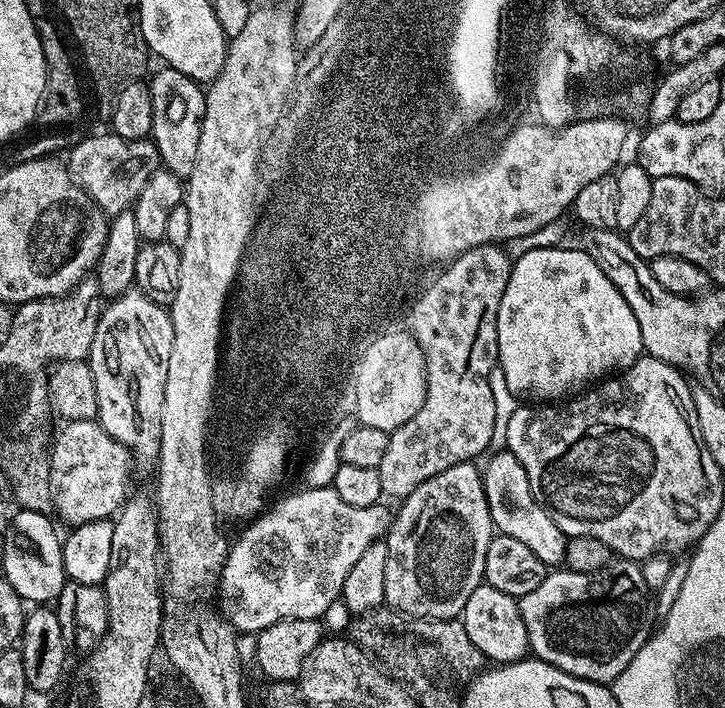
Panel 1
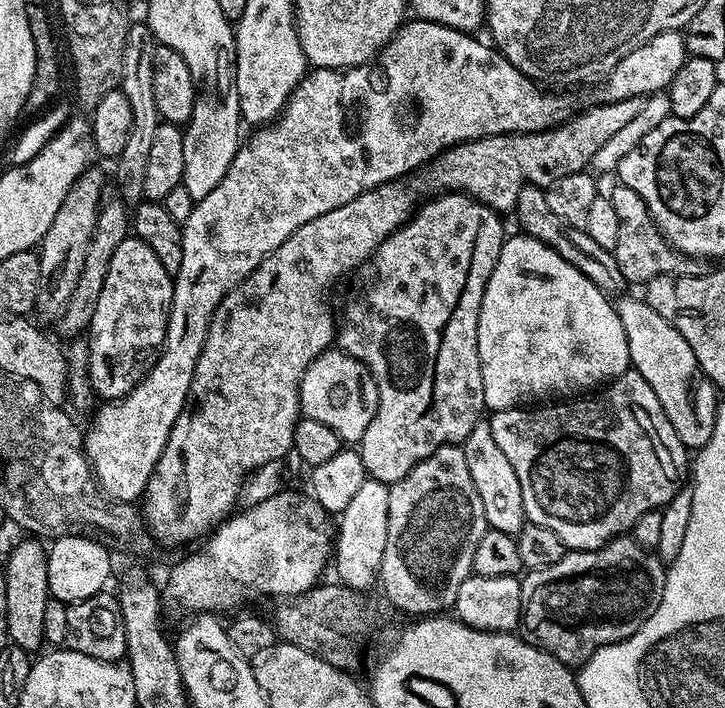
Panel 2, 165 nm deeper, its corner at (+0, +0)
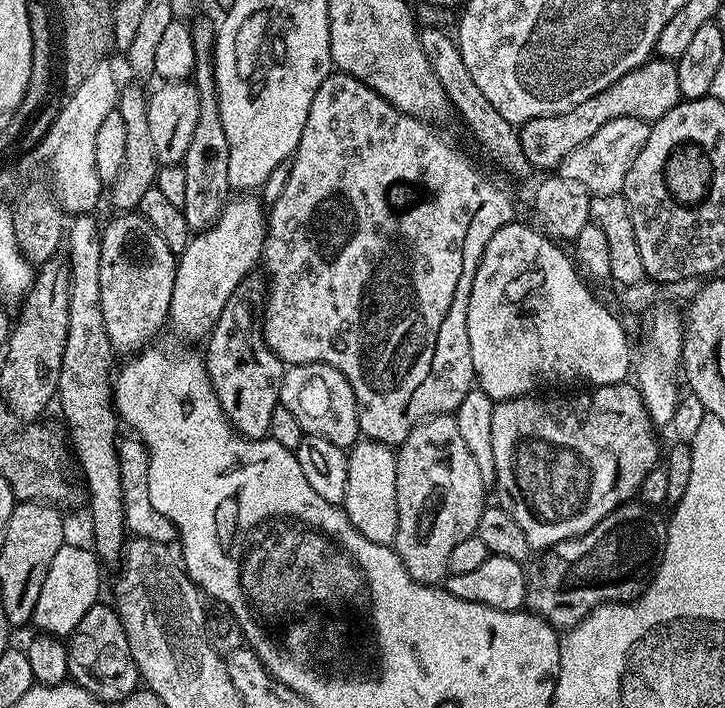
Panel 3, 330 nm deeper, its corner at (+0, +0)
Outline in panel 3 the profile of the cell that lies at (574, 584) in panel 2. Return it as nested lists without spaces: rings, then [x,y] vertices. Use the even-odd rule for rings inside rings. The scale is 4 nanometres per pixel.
[[[629,502],[606,514],[606,518],[602,518],[602,522],[598,522],[586,534],[541,551],[540,561],[527,573],[527,611],[541,616],[557,630],[567,630],[582,623],[598,606],[635,600],[659,568],[666,546],[668,522],[658,513],[660,512],[655,507],[648,507],[641,502]]]

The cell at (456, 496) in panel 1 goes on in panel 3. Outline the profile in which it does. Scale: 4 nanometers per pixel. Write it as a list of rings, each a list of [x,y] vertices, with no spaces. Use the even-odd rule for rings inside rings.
[[[455,415],[431,416],[423,420],[398,446],[396,452],[398,474],[398,534],[394,545],[406,570],[420,584],[439,585],[449,575],[448,563],[454,546],[466,538],[475,536],[478,518],[482,518],[486,501],[486,485],[478,474],[478,462],[466,447],[462,433],[458,431]]]

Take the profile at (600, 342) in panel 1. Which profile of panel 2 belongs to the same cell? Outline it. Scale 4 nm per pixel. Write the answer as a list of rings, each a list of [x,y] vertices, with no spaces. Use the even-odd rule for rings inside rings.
[[[517,235],[505,239],[498,262],[486,282],[478,314],[478,358],[481,360],[485,408],[489,404],[497,404],[499,409],[518,408],[533,402],[572,398],[599,389],[629,371],[626,330],[622,330],[615,303],[604,297],[604,288],[580,273],[550,245],[532,236]]]

